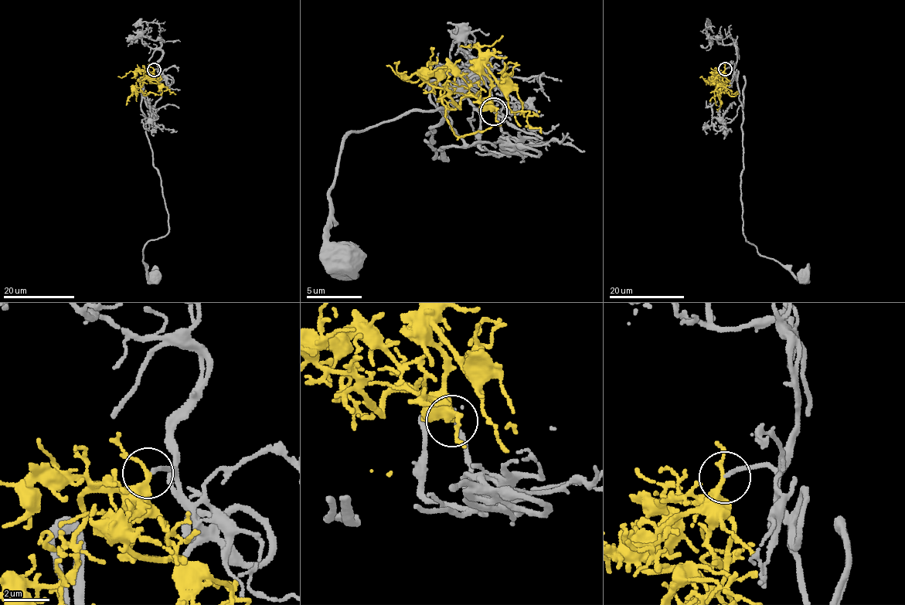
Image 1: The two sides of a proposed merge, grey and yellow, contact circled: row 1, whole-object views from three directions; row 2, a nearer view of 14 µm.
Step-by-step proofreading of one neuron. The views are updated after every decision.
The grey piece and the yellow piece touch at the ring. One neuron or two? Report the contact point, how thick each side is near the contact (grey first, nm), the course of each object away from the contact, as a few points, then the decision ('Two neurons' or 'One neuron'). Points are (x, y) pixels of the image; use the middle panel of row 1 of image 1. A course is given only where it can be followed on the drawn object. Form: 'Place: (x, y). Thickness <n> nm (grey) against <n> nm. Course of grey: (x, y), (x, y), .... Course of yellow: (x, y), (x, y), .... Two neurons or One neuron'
Place: (494, 111). Thickness 170 nm (grey) against 200 nm. Course of grey: (495, 112), (507, 141), (437, 149), (425, 138), (446, 120), (440, 106), (343, 142), (328, 239), (345, 260). Course of yellow: (493, 112), (475, 97), (464, 98), (459, 107), (448, 98), (441, 102), (450, 127), (459, 137), (502, 124). One neuron

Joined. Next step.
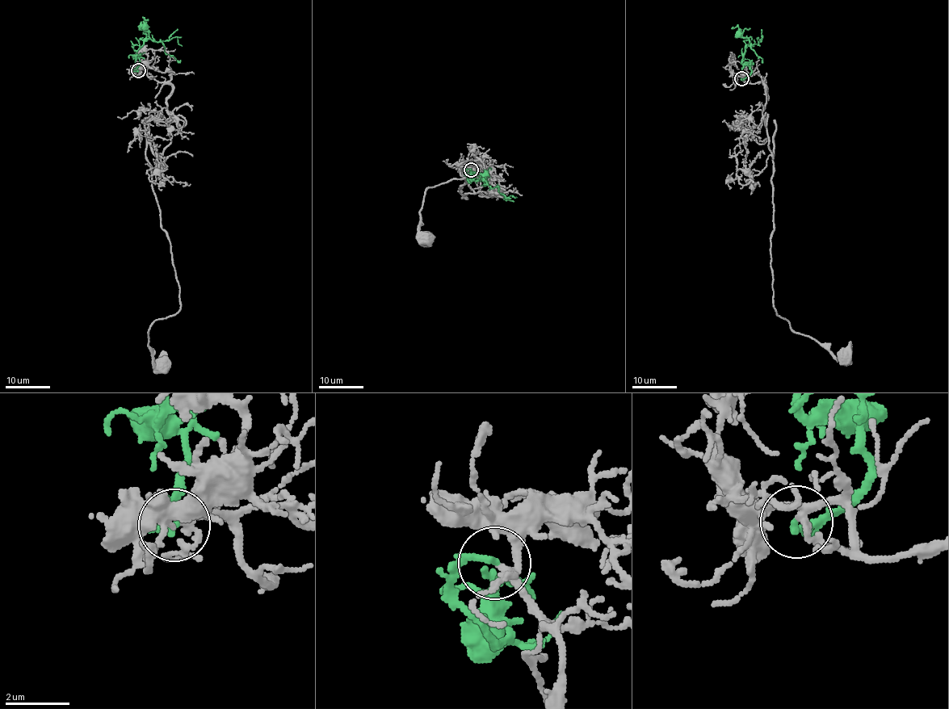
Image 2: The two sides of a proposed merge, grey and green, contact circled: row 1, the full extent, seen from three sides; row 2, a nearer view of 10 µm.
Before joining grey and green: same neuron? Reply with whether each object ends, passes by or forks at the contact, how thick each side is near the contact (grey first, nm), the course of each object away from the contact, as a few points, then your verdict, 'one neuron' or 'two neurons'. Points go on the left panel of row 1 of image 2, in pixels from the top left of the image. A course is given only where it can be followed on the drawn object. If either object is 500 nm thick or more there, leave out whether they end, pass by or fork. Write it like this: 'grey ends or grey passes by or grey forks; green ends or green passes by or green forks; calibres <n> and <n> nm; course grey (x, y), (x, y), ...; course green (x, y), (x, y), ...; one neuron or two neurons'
grey forks; green ends; calibres 170 and 220 nm; course grey (138, 70), (172, 86), (170, 144), (146, 148), (180, 288), (180, 308), (148, 331), (162, 363); course green (138, 70), (132, 69), (139, 65), (137, 52), (149, 39), (165, 41), (176, 37), (182, 46); one neuron

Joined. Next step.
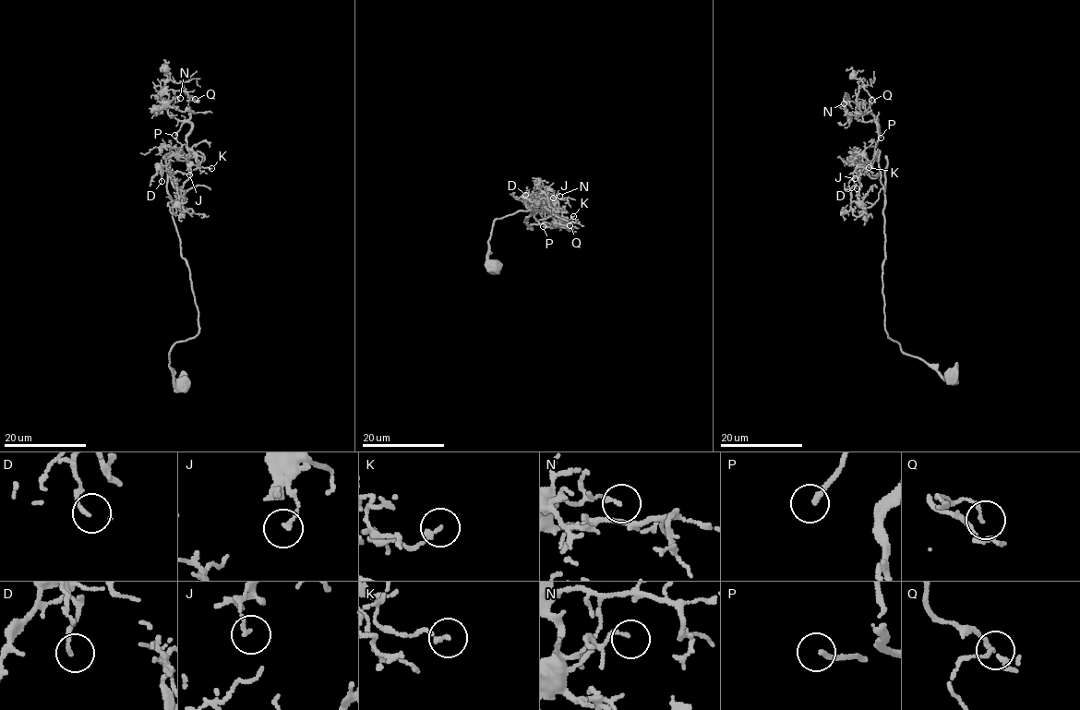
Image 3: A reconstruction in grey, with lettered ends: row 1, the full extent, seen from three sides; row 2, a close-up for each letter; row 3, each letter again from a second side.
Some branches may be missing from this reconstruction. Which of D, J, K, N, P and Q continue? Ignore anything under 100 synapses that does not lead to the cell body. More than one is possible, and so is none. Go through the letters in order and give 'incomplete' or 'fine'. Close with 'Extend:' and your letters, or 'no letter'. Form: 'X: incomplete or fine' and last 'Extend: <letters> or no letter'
D: fine
J: fine
K: fine
N: fine
P: incomplete
Q: fine
Extend: P

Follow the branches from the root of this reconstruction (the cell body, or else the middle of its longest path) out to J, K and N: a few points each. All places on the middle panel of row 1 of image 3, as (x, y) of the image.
J: (494, 266), (487, 258), (492, 222), (530, 209), (533, 214), (524, 222), (529, 225), (558, 222), (553, 198)
K: (494, 266), (487, 251), (497, 219), (530, 209), (533, 214), (524, 222), (529, 225), (558, 222), (573, 216)
N: (494, 266), (492, 222), (530, 209), (529, 225), (555, 221), (560, 228), (545, 223), (539, 205), (559, 196)

